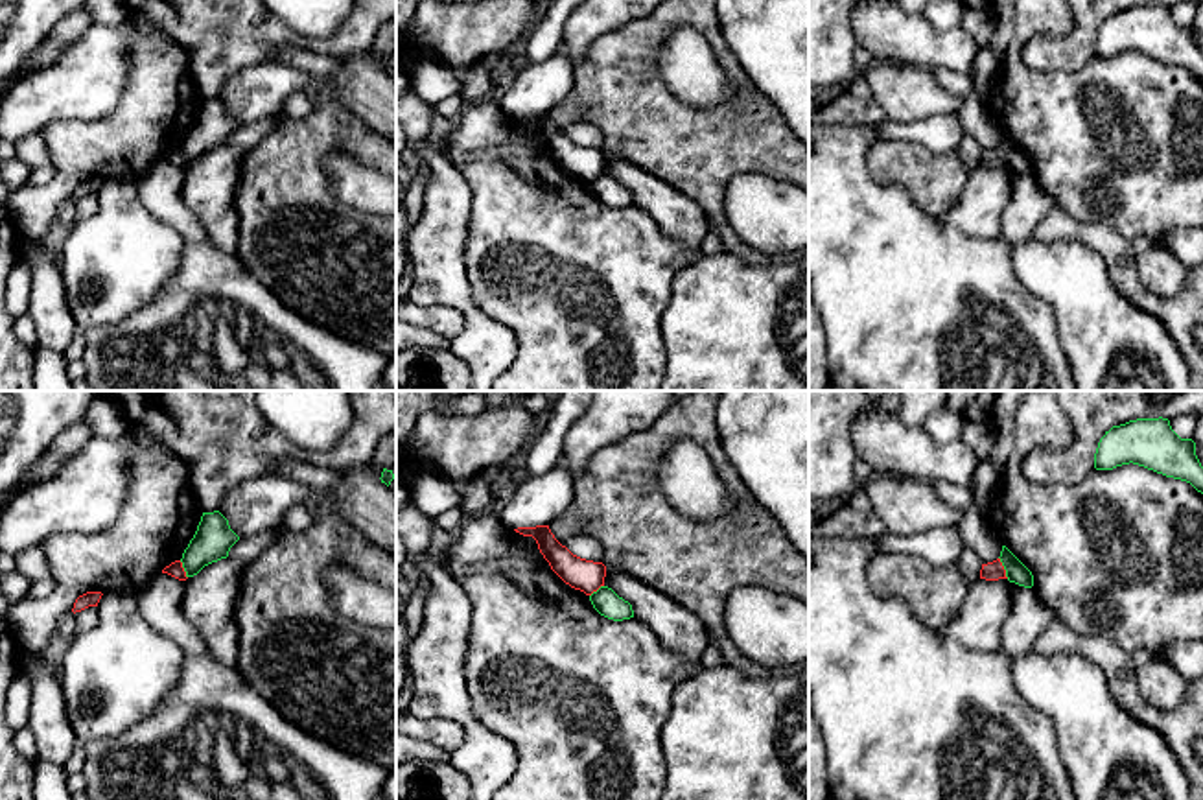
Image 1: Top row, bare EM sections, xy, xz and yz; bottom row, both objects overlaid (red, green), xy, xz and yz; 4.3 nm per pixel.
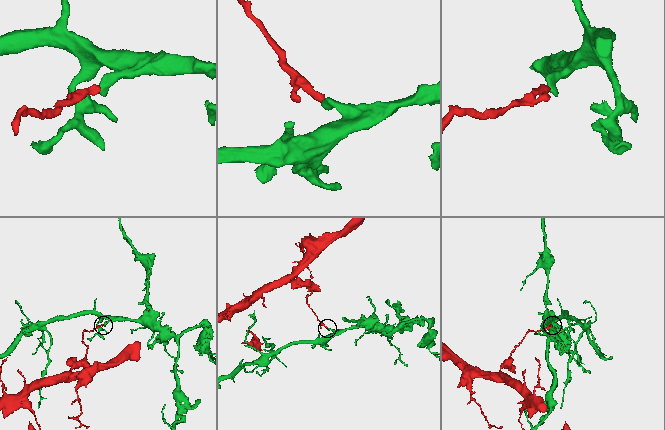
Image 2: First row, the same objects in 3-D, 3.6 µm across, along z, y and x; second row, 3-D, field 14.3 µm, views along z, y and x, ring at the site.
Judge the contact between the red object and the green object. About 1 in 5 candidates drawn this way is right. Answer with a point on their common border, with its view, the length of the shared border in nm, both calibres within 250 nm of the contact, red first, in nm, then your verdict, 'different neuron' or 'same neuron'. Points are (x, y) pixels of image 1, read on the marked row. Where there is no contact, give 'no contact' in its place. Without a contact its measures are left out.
meets red in yz at (1003, 568); contact 100 nm long; 80 nm thick on the red side, 90 nm on the other; different neuron

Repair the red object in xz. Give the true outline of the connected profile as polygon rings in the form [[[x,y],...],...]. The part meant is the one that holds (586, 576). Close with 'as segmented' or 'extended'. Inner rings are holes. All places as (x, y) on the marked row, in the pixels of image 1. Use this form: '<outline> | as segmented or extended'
[[[549,525],[518,527],[514,531],[523,536],[532,536],[551,570],[571,588],[591,595],[604,586],[606,566],[573,555],[555,538]]] | as segmented

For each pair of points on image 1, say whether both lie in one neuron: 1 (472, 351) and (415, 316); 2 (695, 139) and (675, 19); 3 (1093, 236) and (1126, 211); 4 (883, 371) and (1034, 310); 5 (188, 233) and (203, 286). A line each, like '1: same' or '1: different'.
1: different
2: same
3: different
4: same
5: different

